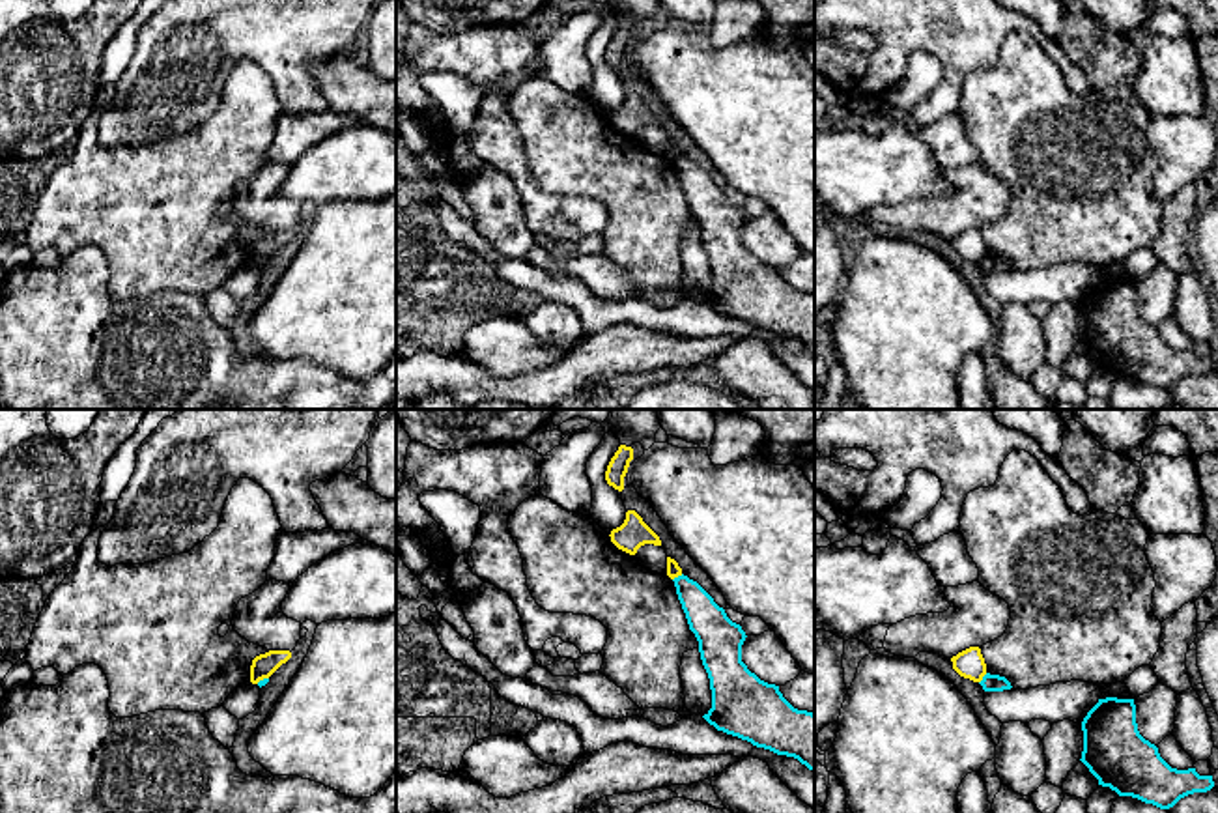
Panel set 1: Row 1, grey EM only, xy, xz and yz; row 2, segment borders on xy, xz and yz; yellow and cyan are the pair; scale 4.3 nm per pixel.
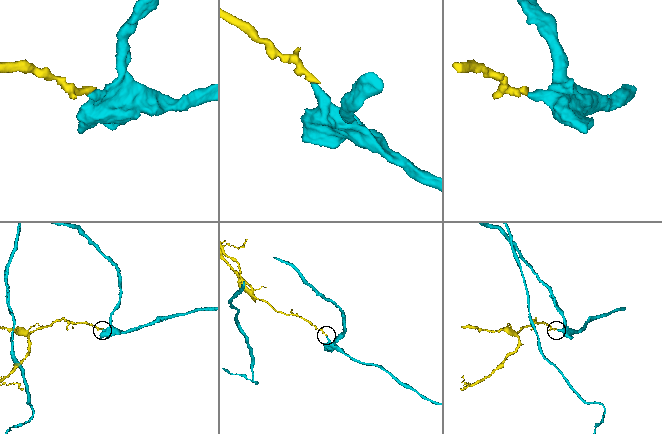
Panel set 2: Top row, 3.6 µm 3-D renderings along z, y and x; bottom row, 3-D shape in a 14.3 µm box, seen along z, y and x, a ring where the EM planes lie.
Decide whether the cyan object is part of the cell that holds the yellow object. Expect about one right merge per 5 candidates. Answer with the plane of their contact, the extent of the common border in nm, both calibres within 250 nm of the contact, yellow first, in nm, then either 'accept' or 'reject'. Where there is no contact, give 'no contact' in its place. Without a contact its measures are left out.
meets yellow in xz; contact 50 nm long; 60 nm thick on the yellow side, 160 nm on the other; reject

